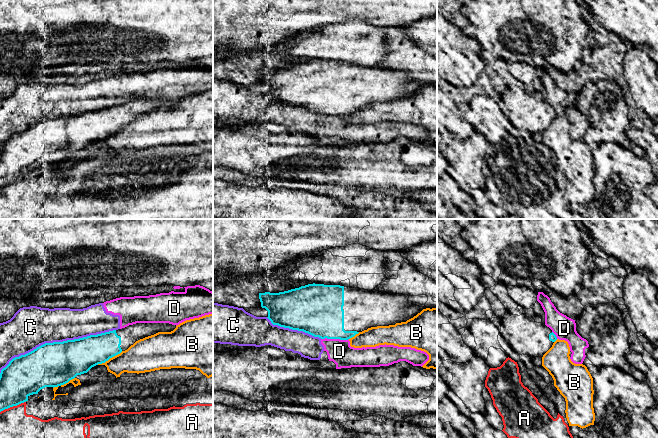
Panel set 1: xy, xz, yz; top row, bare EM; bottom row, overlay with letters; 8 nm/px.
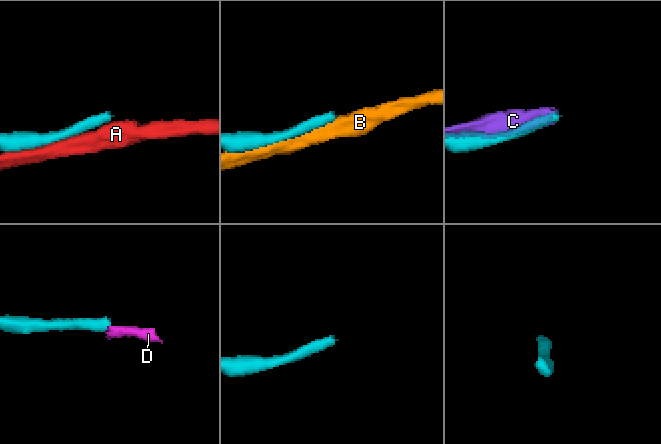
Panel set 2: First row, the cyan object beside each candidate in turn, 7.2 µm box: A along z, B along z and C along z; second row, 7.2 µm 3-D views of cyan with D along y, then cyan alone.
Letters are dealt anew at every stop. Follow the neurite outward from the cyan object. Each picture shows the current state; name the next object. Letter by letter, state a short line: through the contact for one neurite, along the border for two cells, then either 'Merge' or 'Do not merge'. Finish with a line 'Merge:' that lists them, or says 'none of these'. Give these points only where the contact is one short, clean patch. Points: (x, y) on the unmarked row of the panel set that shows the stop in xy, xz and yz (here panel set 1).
A: Do not merge
B: Do not merge
C: Do not merge
D: Line: xz (321, 114), (348, 115). Do not merge
Merge: none of these

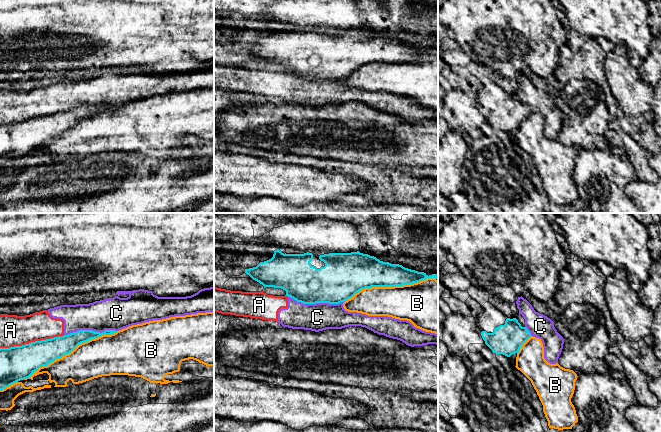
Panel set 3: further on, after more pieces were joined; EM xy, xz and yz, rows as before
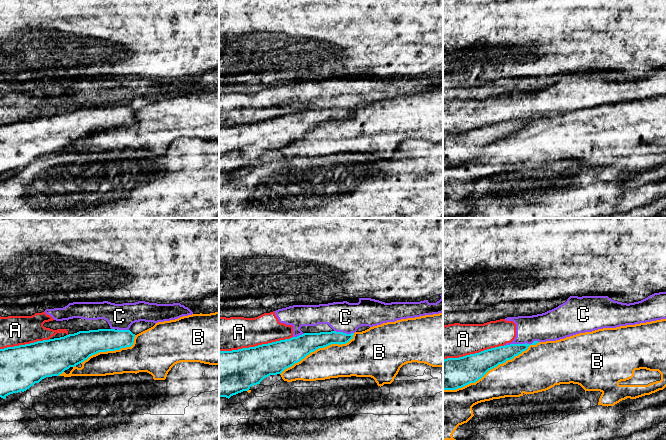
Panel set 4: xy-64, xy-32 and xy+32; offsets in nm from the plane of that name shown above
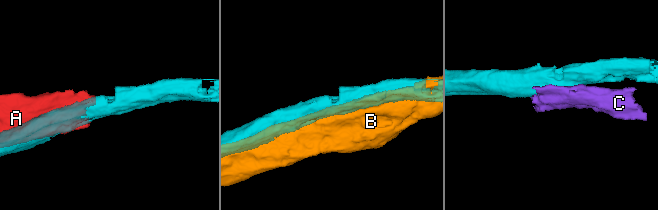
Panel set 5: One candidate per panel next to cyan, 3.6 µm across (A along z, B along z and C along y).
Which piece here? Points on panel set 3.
A: Do not merge
B: Do not merge
C: Line: xz (288, 72), (303, 79), (340, 79), (344, 77). Do not merge
Merge: none of these

